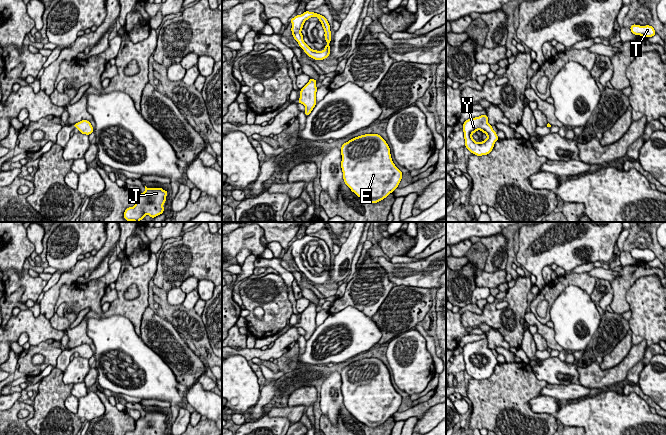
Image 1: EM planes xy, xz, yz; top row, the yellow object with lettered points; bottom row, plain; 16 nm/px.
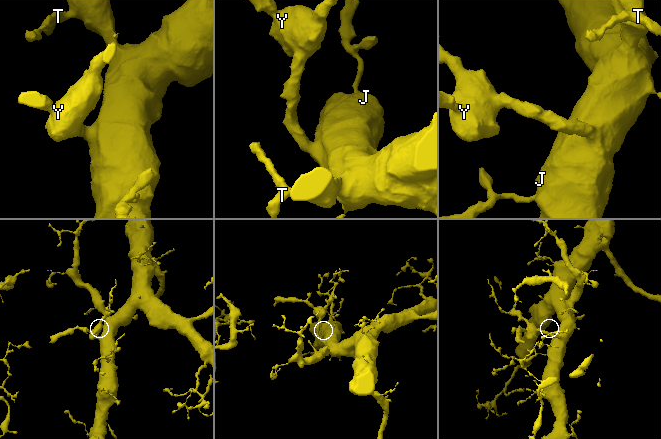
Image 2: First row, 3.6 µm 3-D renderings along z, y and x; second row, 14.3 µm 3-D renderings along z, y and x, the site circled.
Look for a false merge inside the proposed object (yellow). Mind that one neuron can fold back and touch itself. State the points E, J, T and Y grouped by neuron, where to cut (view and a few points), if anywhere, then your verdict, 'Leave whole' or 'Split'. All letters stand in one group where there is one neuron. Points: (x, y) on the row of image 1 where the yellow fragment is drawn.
Groups: E J T Y. No split. Leave whole

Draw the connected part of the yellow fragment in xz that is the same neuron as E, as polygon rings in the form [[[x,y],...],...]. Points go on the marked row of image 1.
[[[378,134],[355,137],[341,146],[341,168],[345,184],[361,199],[377,203],[398,188],[402,172],[392,161],[390,148]]]

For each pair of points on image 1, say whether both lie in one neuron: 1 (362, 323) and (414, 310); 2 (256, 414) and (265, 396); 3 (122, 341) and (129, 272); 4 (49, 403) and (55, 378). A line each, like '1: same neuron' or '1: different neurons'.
1: different neurons
2: same neuron
3: different neurons
4: same neuron

